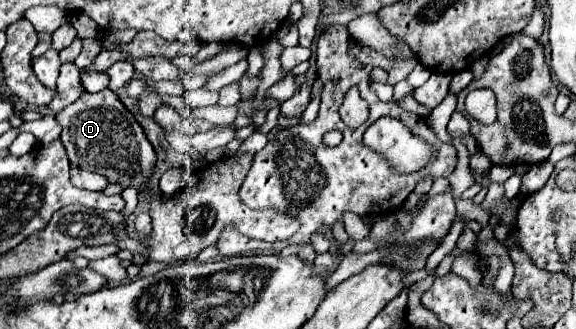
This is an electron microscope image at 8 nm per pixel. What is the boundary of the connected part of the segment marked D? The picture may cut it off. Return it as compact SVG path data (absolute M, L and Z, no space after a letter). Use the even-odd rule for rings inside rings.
M111 89L81 95L75 103L71 103L71 107L65 107L61 113L57 113L55 119L63 127L61 141L73 165L91 173L99 173L107 177L109 183L119 183L123 189L135 187L141 197L155 197L149 191L149 179L153 175L157 155L141 125Z

